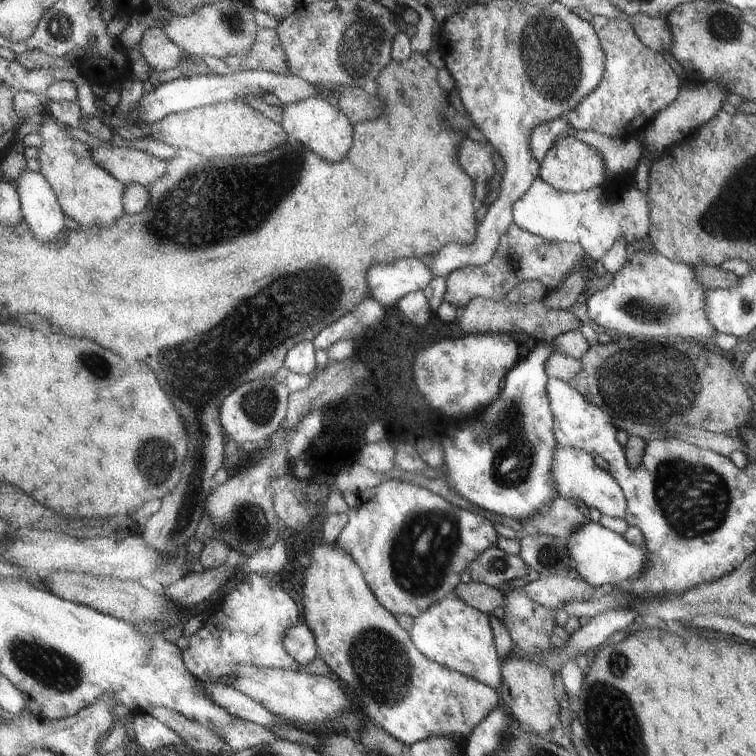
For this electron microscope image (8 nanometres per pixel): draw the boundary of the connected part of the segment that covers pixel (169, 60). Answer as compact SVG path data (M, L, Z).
M161 26L149 28L145 32L139 50L153 74L175 68L185 56L185 50L179 44L175 44L175 40L171 40Z

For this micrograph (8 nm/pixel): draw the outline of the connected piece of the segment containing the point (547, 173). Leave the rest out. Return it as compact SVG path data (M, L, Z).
M567 134L565 138L559 138L555 146L549 150L545 156L543 168L541 168L541 178L547 180L553 188L569 194L579 194L587 192L593 188L605 186L607 180L607 164L603 162L603 156L587 142L575 138L573 134Z

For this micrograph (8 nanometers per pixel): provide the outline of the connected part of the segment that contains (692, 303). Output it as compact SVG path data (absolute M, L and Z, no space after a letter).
M631 250L629 262L615 274L613 282L587 300L587 312L589 318L597 324L597 330L609 332L613 336L645 340L661 336L683 336L709 342L717 330L709 326L703 310L705 292L707 288L697 282L693 266L671 262L655 250L653 254Z

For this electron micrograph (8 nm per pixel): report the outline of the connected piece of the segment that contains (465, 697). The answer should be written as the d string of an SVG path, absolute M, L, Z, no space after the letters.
M325 538L317 542L311 550L309 562L311 564L303 572L303 606L305 620L319 642L321 660L331 668L333 674L345 680L361 696L361 702L365 704L365 710L375 726L389 732L389 736L399 738L407 748L431 736L467 740L473 730L501 704L501 694L497 688L491 688L473 676L433 662L423 656L423 652L419 652L411 632L403 628L399 618L379 602L371 590L371 584L367 584L367 576L361 564L351 552L343 550L339 540L333 544L325 542Z

